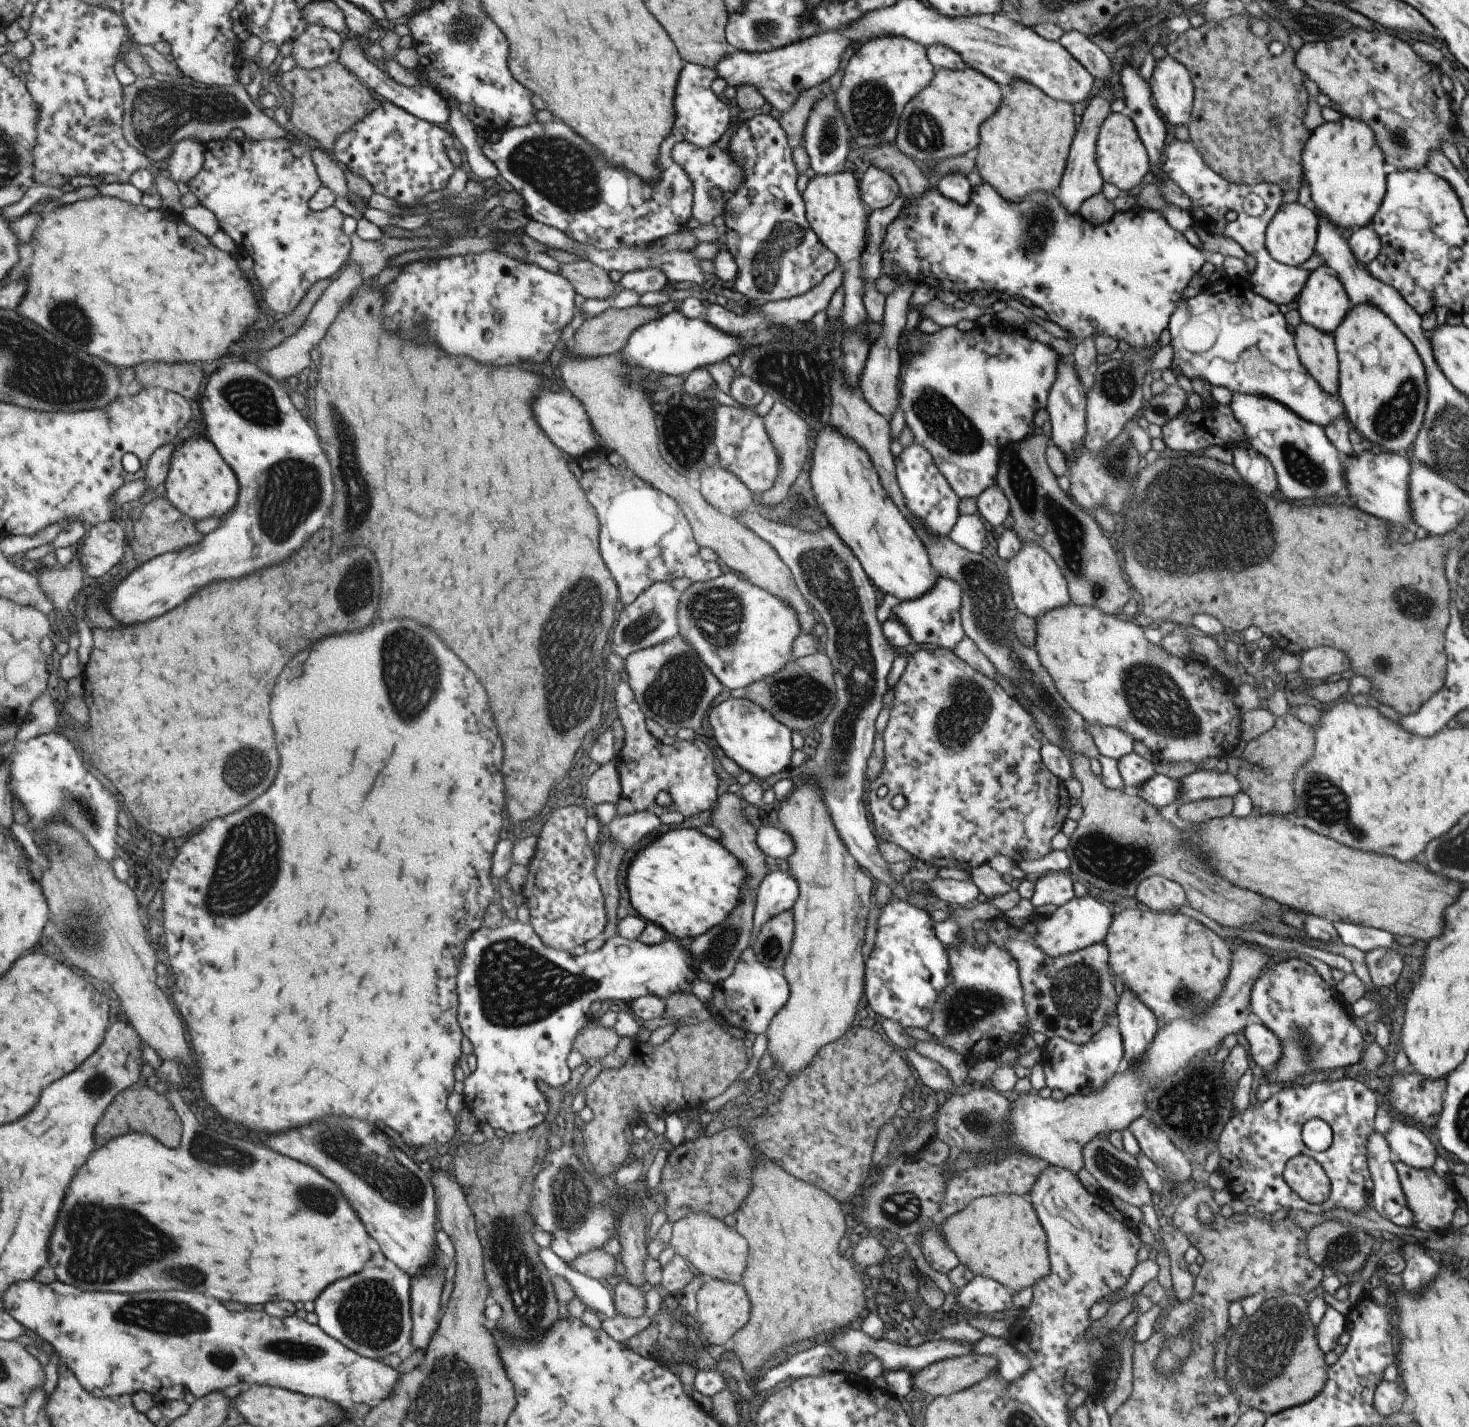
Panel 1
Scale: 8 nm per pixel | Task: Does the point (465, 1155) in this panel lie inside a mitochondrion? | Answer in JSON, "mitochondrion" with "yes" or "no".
{"mitochondrion":"no"}

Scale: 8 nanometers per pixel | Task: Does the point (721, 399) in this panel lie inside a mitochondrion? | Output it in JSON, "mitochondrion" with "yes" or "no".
{"mitochondrion":"no"}

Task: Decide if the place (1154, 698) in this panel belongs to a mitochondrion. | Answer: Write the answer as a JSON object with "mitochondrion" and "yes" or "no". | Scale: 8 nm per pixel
{"mitochondrion":"yes"}

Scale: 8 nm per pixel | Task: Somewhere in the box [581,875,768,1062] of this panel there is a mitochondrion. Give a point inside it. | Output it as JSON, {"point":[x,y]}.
{"point":[721,946]}

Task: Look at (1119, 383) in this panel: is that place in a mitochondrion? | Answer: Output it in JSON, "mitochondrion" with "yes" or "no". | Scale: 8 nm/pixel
{"mitochondrion":"yes"}

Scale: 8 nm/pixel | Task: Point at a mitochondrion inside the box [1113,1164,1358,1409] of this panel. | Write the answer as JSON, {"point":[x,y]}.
{"point":[1265,1348]}

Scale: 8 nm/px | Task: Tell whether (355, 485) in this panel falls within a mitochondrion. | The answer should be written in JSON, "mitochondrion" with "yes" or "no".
{"mitochondrion":"yes"}

